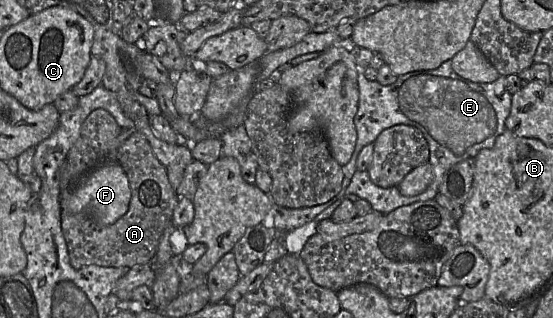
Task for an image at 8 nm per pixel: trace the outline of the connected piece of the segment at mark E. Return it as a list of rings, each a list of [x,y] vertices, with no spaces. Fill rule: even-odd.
[[[447,60],[437,69],[413,71],[398,76],[396,82],[390,85],[381,85],[377,80],[369,81],[362,69],[359,69],[357,79],[359,103],[354,117],[357,140],[350,161],[342,166],[343,181],[340,192],[326,203],[313,207],[290,209],[278,206],[274,216],[274,228],[277,232],[287,233],[311,222],[335,201],[345,199],[346,194],[355,194],[367,200],[373,210],[382,214],[390,213],[404,205],[434,199],[449,168],[465,159],[475,158],[482,149],[491,148],[496,138],[506,130],[505,121],[510,114],[512,100],[512,94],[506,89],[506,76],[500,75],[491,83],[474,83],[458,75],[452,68],[451,60]],[[398,124],[418,128],[429,145],[433,180],[427,189],[418,195],[404,196],[397,186],[379,187],[371,181],[367,170],[356,170],[361,149],[374,143],[383,130]]]

